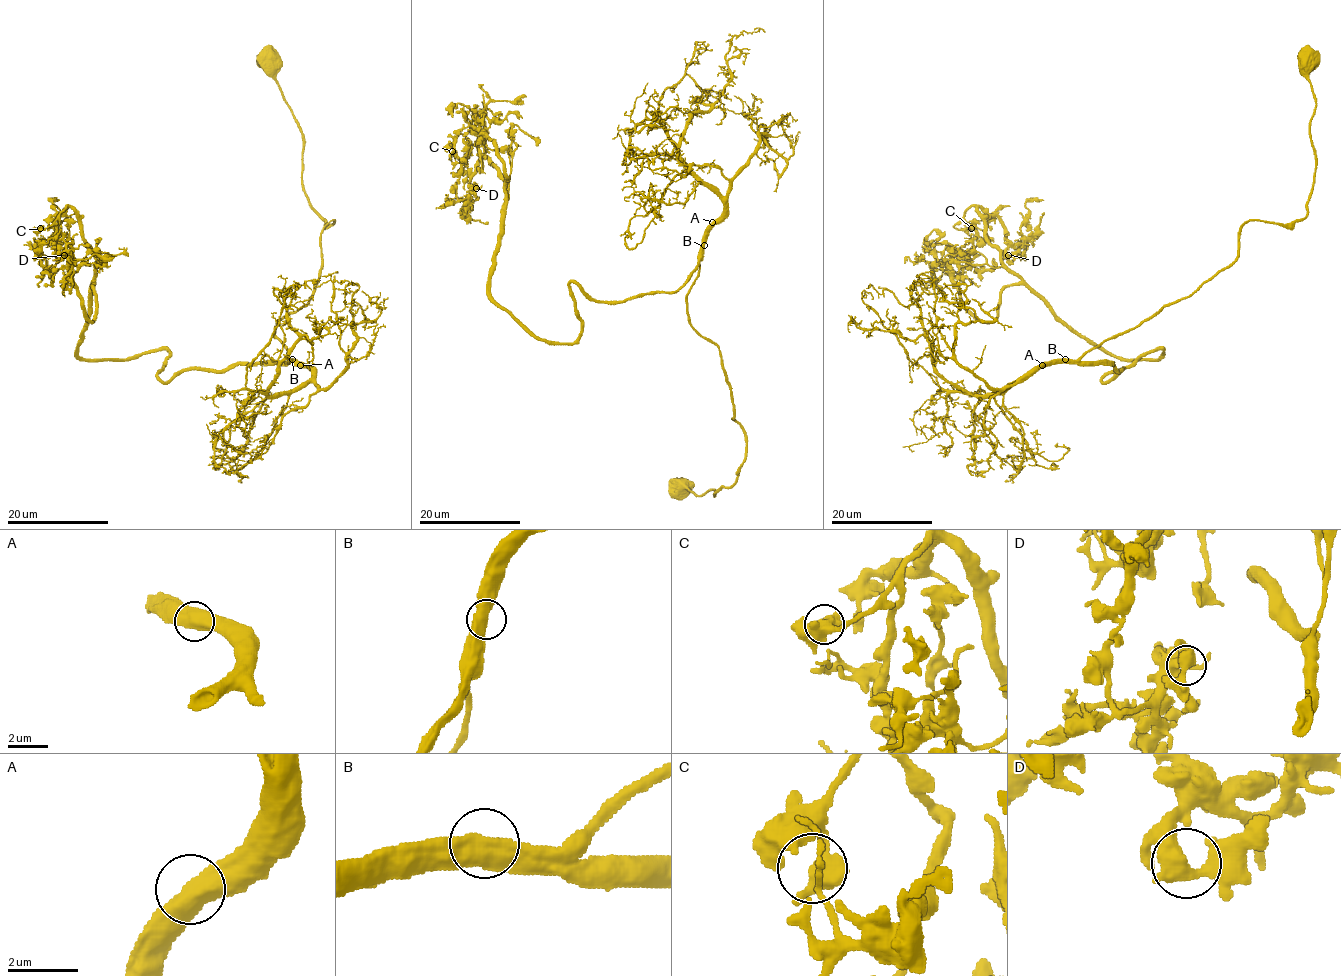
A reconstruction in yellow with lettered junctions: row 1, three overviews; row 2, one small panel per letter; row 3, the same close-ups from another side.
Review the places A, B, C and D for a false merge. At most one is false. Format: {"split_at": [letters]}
{"split_at": []}

